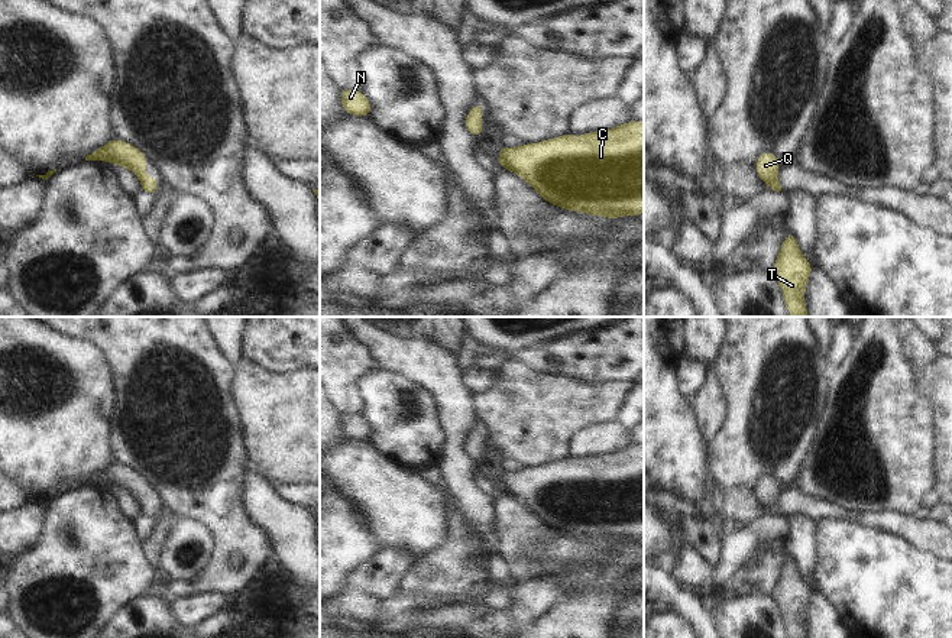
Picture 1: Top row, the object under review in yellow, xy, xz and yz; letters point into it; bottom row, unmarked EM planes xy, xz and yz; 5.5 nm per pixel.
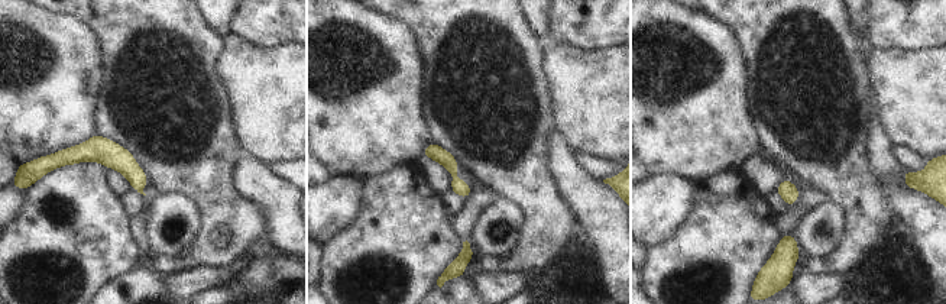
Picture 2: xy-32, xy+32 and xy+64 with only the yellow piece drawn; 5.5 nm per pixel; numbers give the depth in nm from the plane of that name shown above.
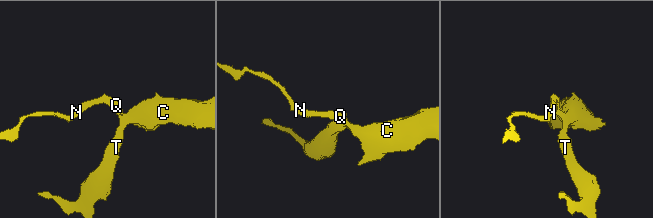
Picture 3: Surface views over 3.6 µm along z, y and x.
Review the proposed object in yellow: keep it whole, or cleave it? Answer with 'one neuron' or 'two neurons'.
one neuron

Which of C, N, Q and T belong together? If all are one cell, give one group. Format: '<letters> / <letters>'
C N Q T

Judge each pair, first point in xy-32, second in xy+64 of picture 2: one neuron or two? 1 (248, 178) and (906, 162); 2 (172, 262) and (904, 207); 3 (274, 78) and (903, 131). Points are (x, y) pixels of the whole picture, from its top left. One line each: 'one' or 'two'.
1: two
2: two
3: one

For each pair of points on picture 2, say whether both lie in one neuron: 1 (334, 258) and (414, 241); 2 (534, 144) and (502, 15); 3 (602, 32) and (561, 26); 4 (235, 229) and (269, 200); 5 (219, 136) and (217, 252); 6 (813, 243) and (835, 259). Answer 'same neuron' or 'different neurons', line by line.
1: same neuron
2: same neuron
3: same neuron
4: different neurons
5: same neuron
6: different neurons

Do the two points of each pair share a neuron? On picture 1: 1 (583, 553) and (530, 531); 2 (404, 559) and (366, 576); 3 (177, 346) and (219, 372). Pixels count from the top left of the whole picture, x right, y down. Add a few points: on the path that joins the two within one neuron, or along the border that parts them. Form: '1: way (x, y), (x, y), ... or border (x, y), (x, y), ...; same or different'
1: way (570, 553), (551, 553), (543, 544); same
2: way (395, 560), (379, 576), (375, 576); same
3: way (187, 356), (203, 372), (209, 372); same

